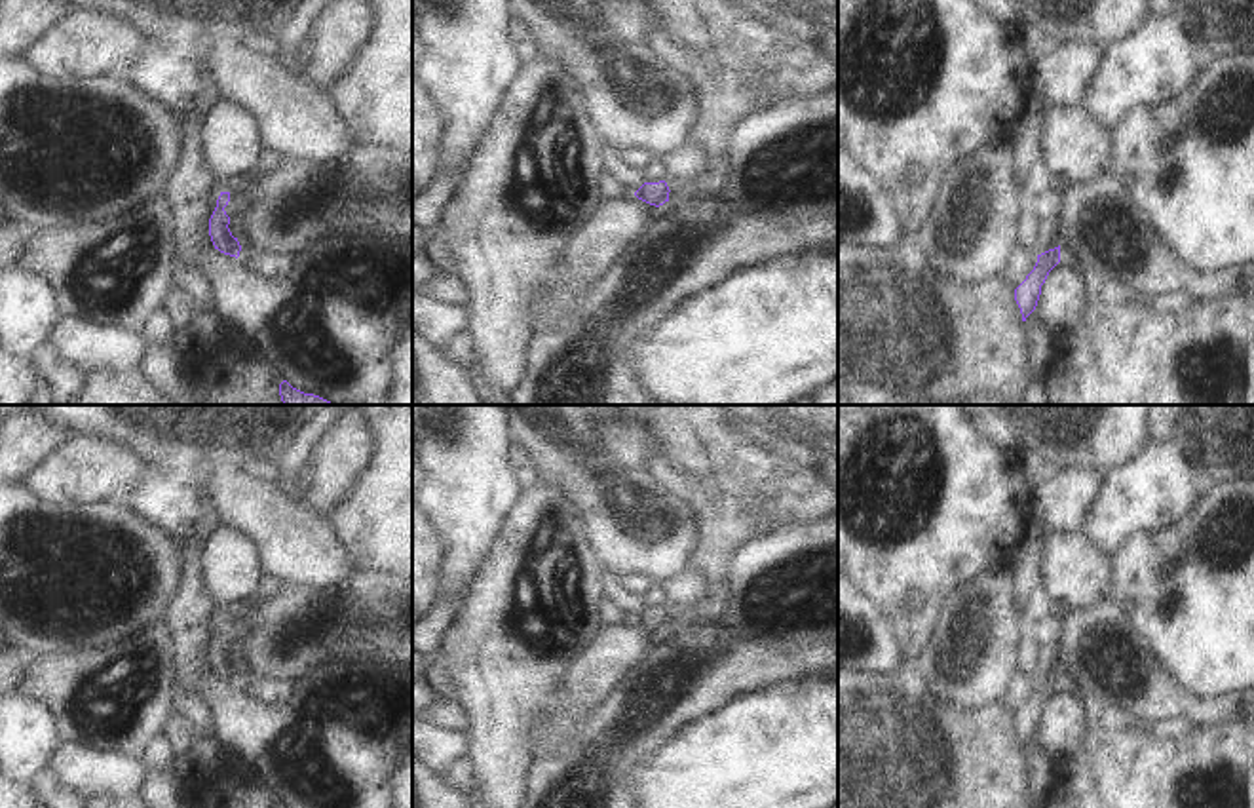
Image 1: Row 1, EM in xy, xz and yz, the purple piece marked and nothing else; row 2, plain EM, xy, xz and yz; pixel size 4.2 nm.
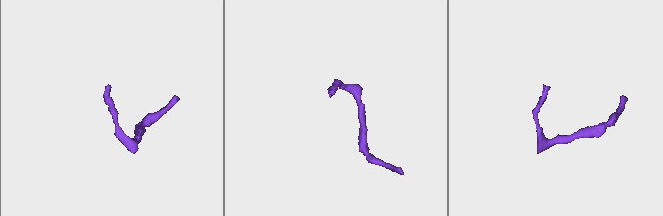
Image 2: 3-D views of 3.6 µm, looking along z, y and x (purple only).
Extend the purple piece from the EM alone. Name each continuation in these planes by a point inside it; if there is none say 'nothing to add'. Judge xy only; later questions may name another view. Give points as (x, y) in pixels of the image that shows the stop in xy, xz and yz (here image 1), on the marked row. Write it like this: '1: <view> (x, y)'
1: xy (232, 137)

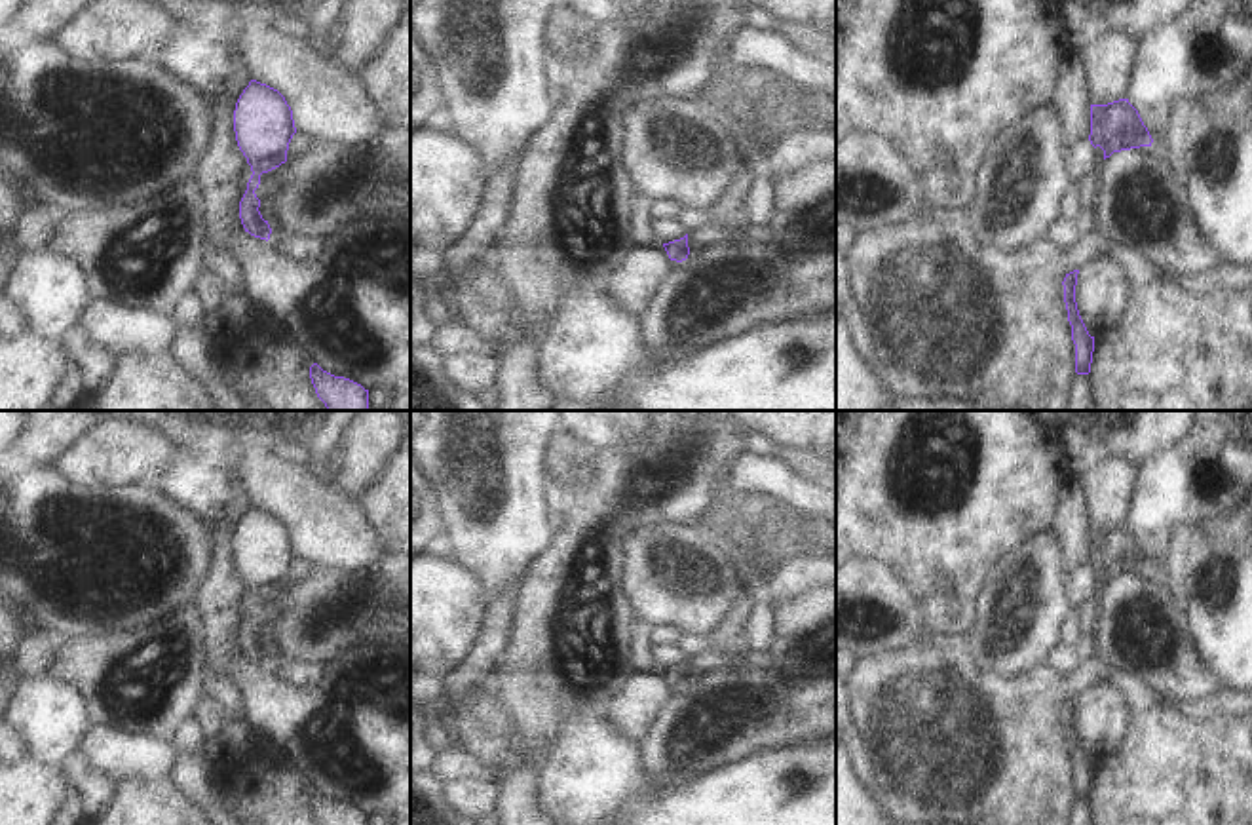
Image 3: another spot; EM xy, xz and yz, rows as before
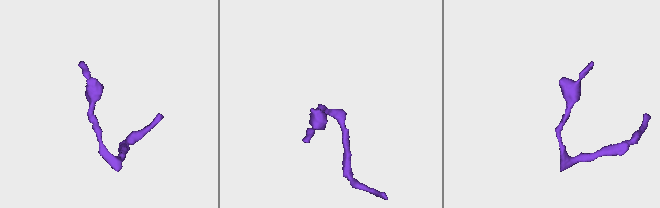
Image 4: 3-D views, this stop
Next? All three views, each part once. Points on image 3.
nothing to add

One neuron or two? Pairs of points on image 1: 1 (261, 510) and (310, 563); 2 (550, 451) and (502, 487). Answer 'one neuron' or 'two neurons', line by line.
1: one neuron
2: two neurons

